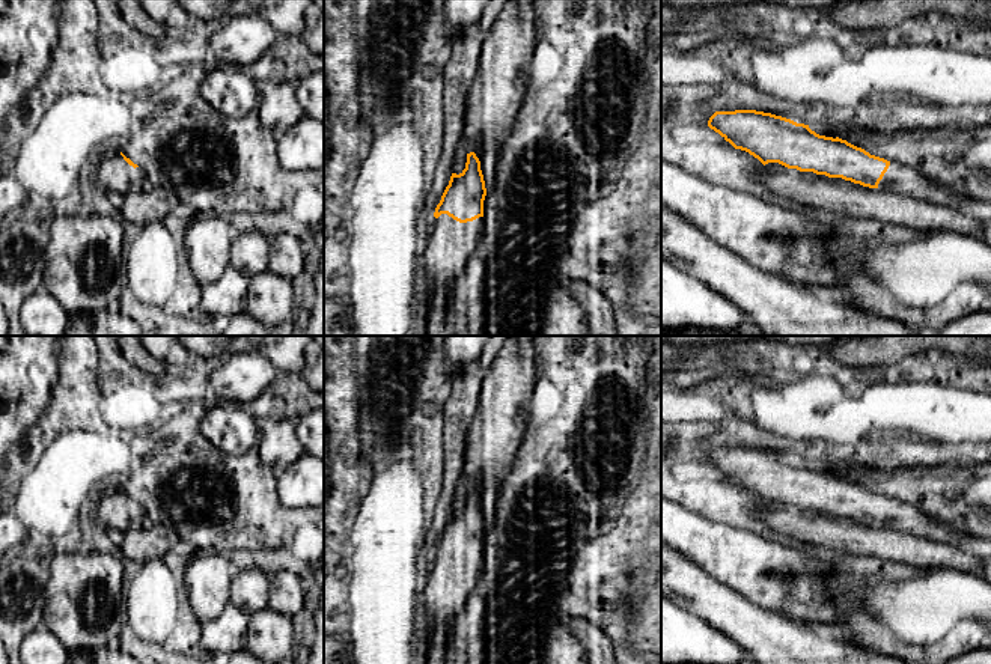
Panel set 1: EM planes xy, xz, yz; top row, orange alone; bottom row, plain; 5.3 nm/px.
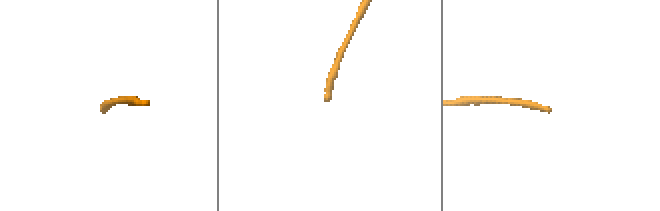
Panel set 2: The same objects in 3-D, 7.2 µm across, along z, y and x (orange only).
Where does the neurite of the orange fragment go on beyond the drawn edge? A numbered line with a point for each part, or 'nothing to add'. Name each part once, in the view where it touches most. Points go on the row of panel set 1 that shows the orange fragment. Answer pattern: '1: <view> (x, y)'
1: yz (776, 178)

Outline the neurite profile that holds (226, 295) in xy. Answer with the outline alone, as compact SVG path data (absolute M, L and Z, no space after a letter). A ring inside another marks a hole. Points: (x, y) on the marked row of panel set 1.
M229 265L224 273L209 285L202 286L200 309L205 318L215 315L235 316L245 312L249 277Z

